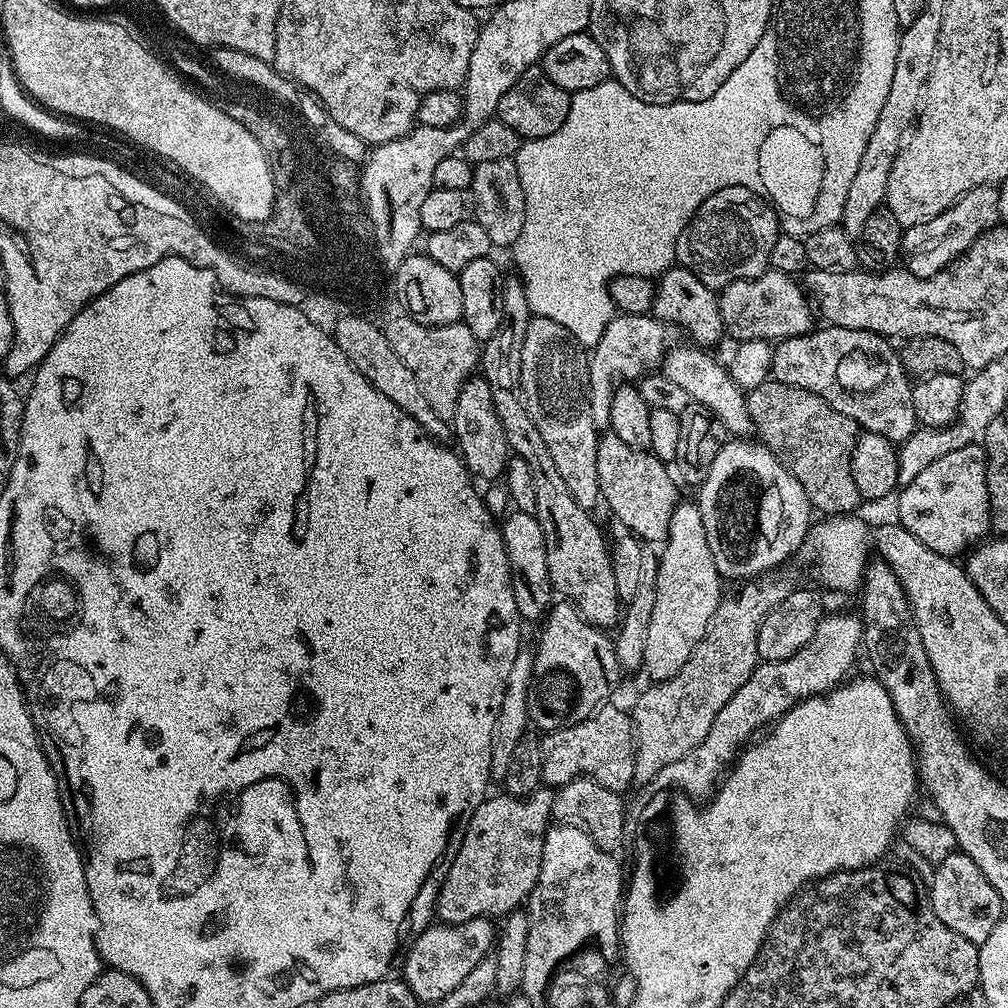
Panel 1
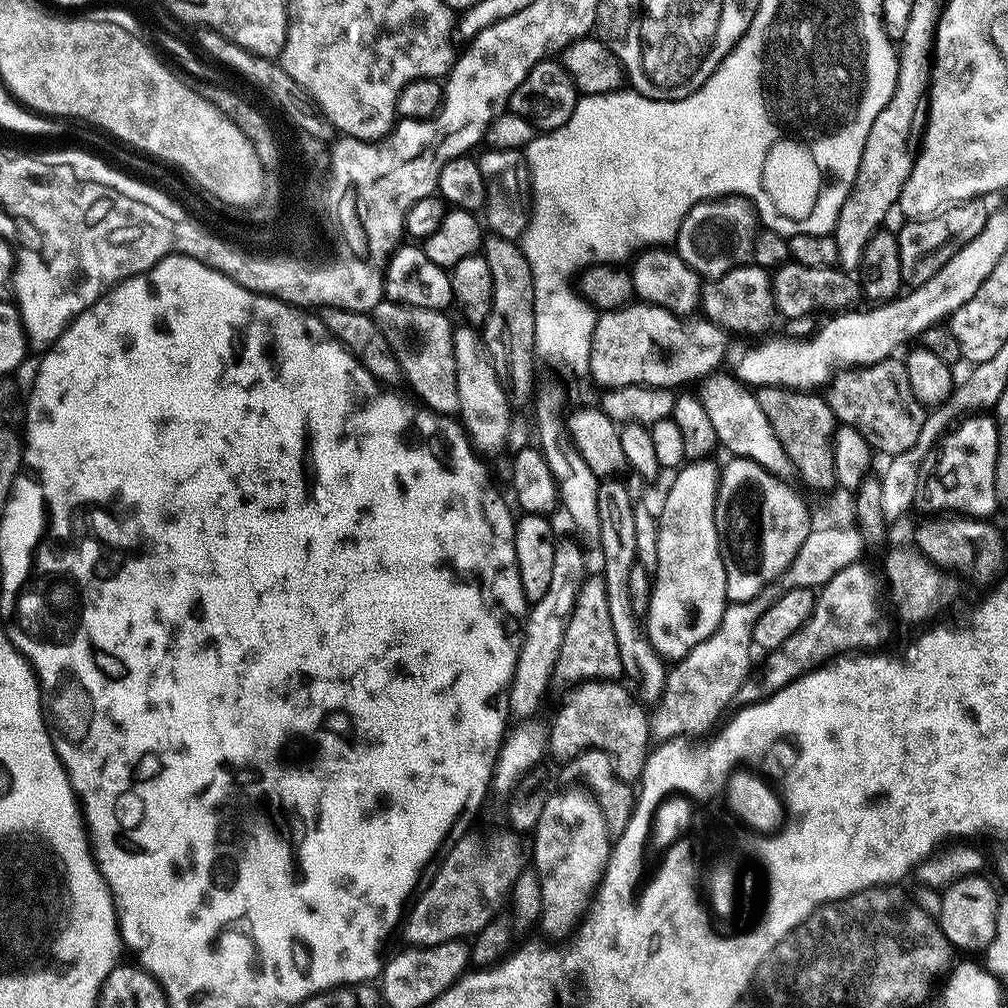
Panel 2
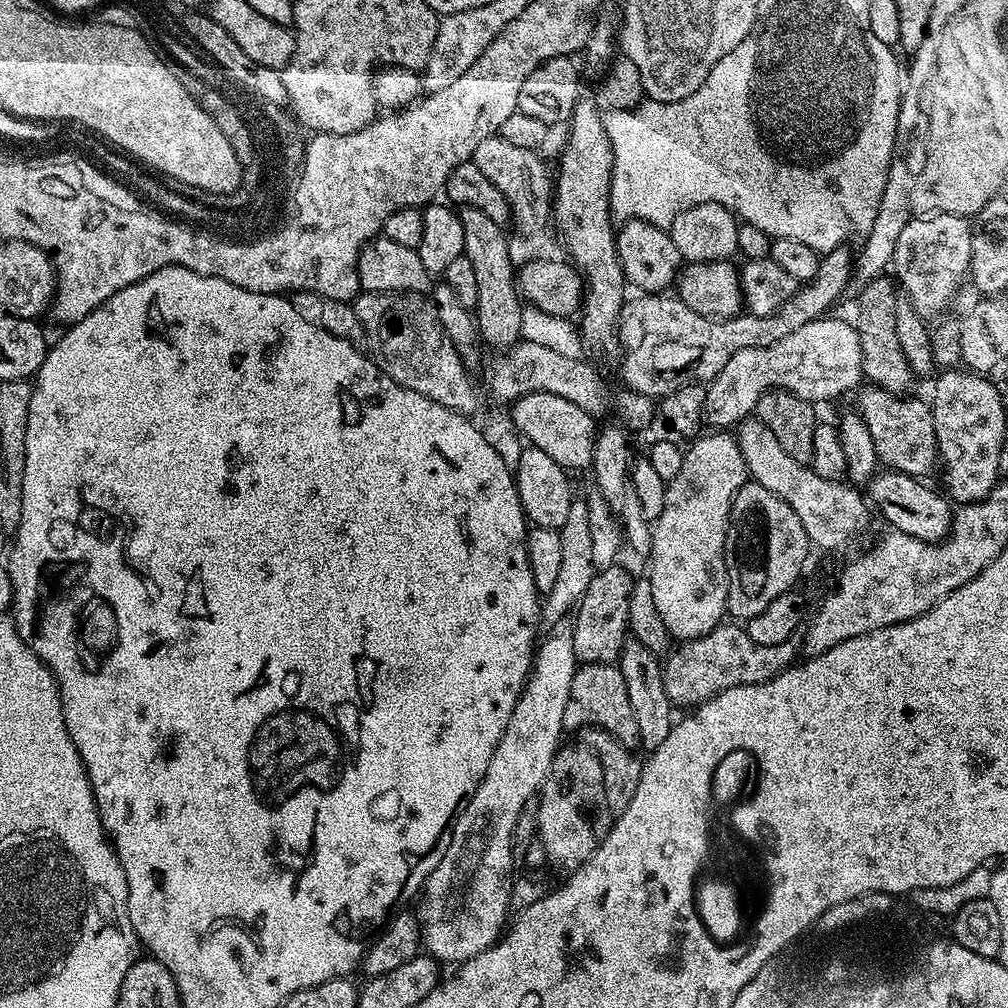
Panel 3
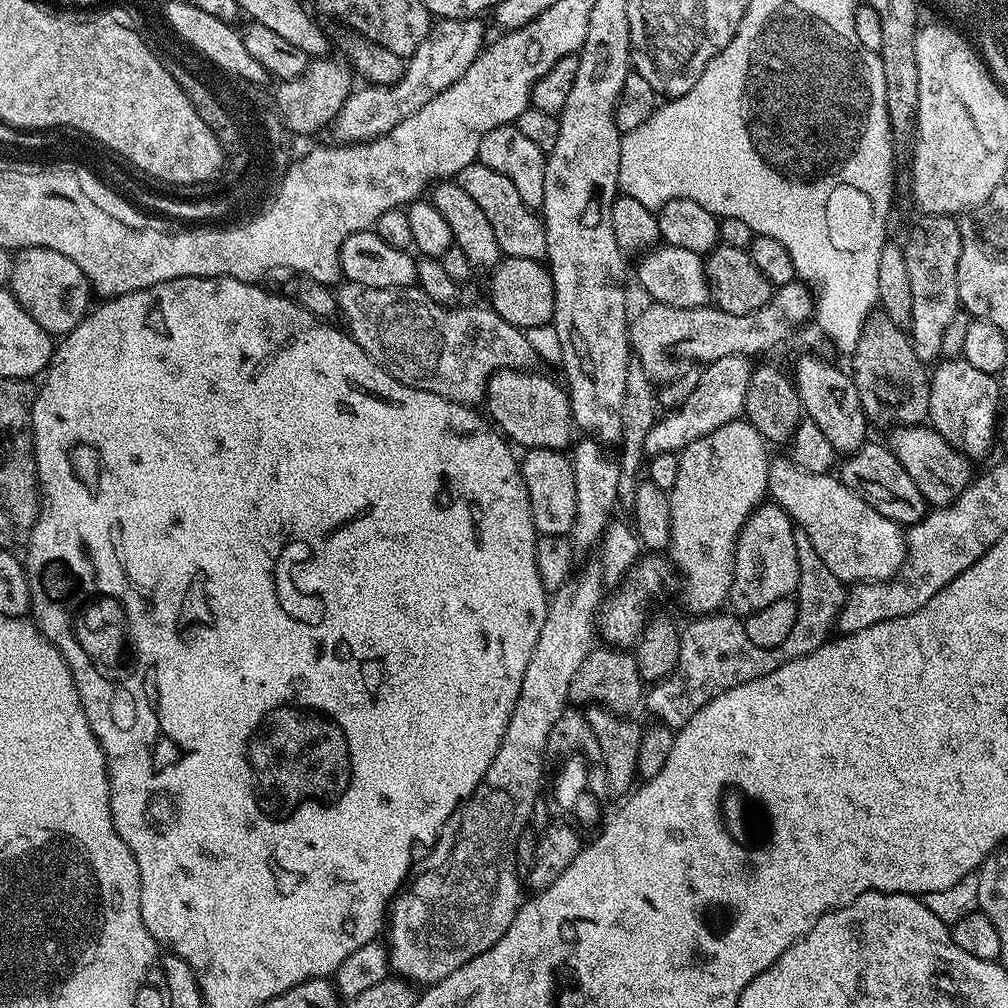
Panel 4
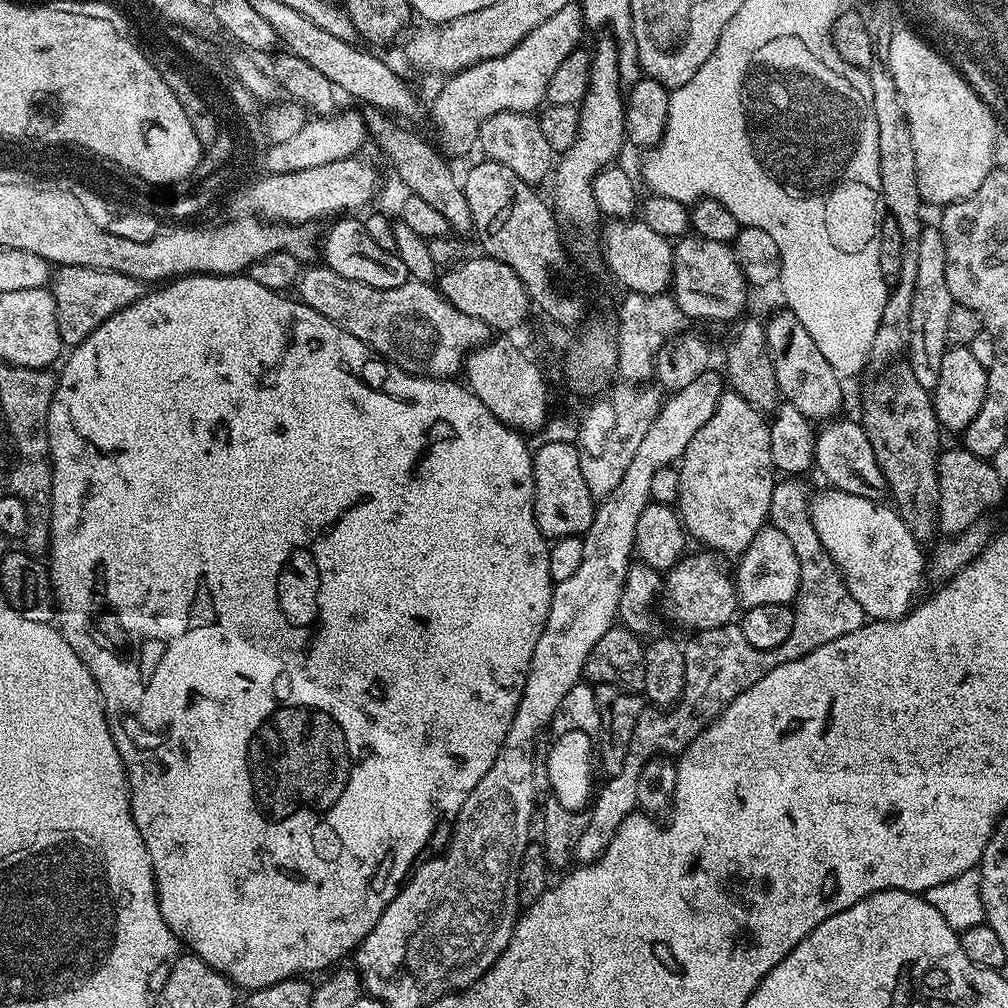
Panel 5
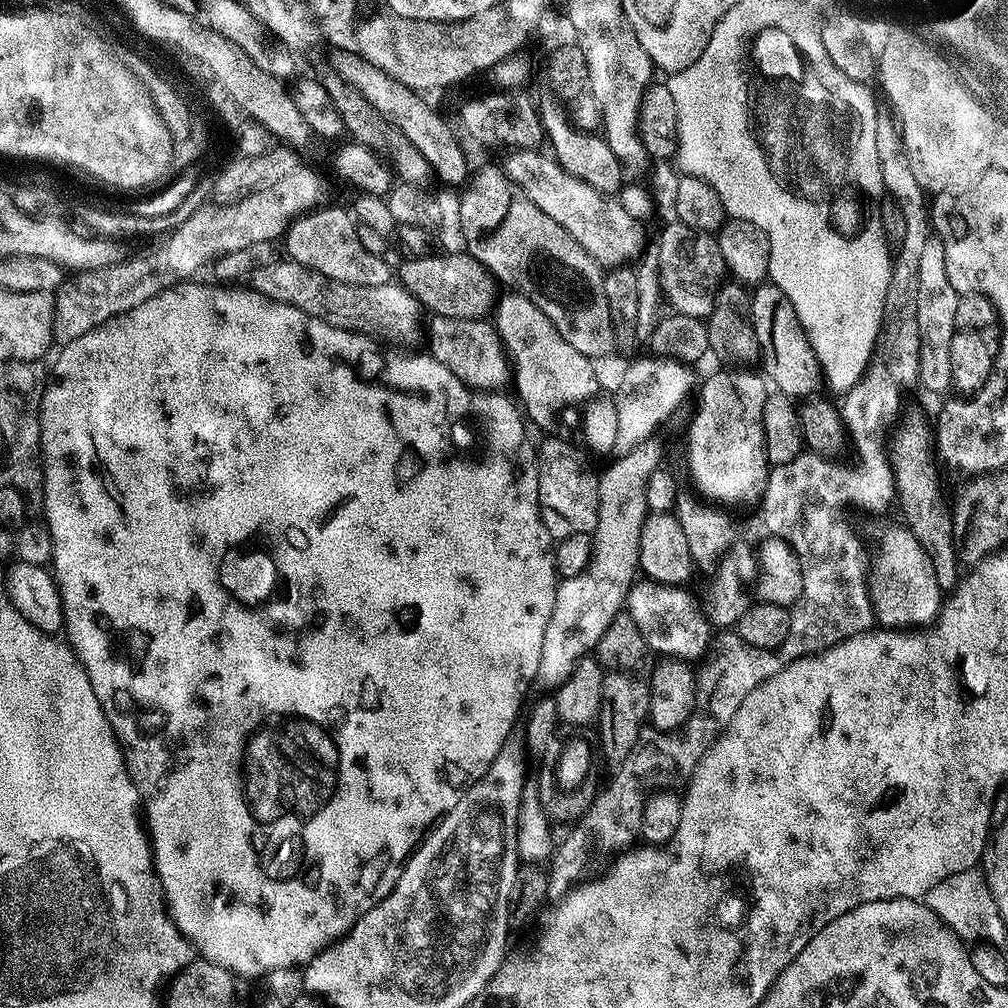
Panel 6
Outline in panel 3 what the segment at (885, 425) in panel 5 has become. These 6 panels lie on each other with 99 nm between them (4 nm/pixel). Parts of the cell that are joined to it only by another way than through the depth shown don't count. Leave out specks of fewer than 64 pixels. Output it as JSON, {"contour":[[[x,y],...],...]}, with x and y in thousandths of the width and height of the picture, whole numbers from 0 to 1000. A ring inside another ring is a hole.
{"contour":[[[878,272],[852,287],[853,296],[849,306],[847,322],[854,341],[855,367],[860,378],[868,384],[879,386],[889,392],[900,390],[907,378],[907,370],[894,349],[890,331],[891,282],[884,273]]]}

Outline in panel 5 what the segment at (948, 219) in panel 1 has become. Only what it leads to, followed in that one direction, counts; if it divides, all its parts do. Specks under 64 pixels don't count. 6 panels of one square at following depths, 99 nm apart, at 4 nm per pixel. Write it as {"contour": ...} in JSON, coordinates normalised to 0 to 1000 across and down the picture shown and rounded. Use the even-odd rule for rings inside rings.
{"contour":[[[918,225],[911,240],[911,272],[907,281],[906,304],[903,306],[903,335],[900,355],[905,356],[903,366],[912,382],[928,390],[931,373],[935,367],[935,355],[942,342],[938,335],[938,318],[946,301],[942,284],[938,284],[938,240],[932,225]]]}

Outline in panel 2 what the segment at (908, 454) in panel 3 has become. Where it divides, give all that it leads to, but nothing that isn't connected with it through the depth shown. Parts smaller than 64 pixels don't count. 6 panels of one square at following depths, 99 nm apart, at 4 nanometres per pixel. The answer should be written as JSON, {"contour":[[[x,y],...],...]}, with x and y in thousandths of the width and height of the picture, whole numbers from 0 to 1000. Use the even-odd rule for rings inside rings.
{"contour":[[[882,355],[830,369],[820,382],[819,396],[833,421],[851,427],[870,449],[878,448],[878,453],[903,446],[911,438],[911,431],[915,431],[919,405],[907,395],[907,387],[903,387],[901,372],[892,356]]]}

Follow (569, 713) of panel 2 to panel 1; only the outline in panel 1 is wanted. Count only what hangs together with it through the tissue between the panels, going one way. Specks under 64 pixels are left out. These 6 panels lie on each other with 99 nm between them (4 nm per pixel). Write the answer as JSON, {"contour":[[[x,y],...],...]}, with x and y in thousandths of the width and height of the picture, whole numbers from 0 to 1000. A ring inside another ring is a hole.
{"contour":[[[603,696],[569,720],[555,722],[537,733],[538,775],[544,780],[564,778],[575,770],[592,774],[601,784],[622,787],[630,772],[630,740],[627,712],[622,705]]]}

